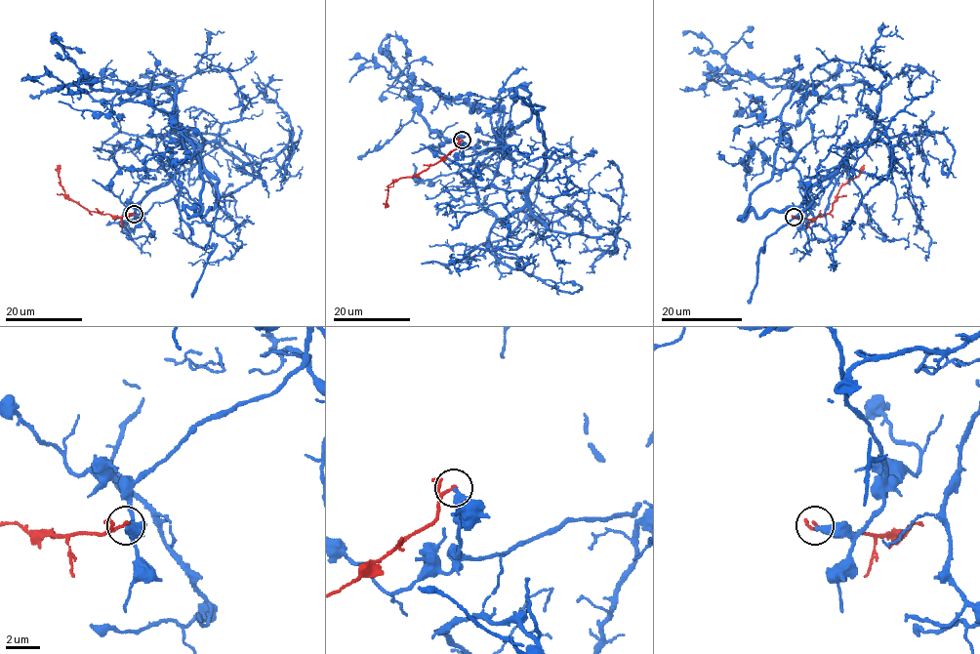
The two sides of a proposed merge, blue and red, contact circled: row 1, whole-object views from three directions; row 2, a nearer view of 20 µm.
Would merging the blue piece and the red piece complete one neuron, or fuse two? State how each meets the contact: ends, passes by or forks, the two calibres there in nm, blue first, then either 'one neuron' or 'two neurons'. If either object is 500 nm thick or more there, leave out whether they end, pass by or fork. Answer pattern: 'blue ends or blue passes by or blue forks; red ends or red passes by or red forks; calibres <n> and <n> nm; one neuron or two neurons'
blue ends; red passes by; calibres 360 and 130 nm; two neurons

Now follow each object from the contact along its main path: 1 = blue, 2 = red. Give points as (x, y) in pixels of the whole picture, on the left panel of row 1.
1: (134, 215), (175, 178), (164, 167), (205, 143), (249, 165), (254, 179), (224, 201), (239, 248), (187, 263)
2: (134, 215), (102, 215), (71, 200), (61, 184), (60, 164)

